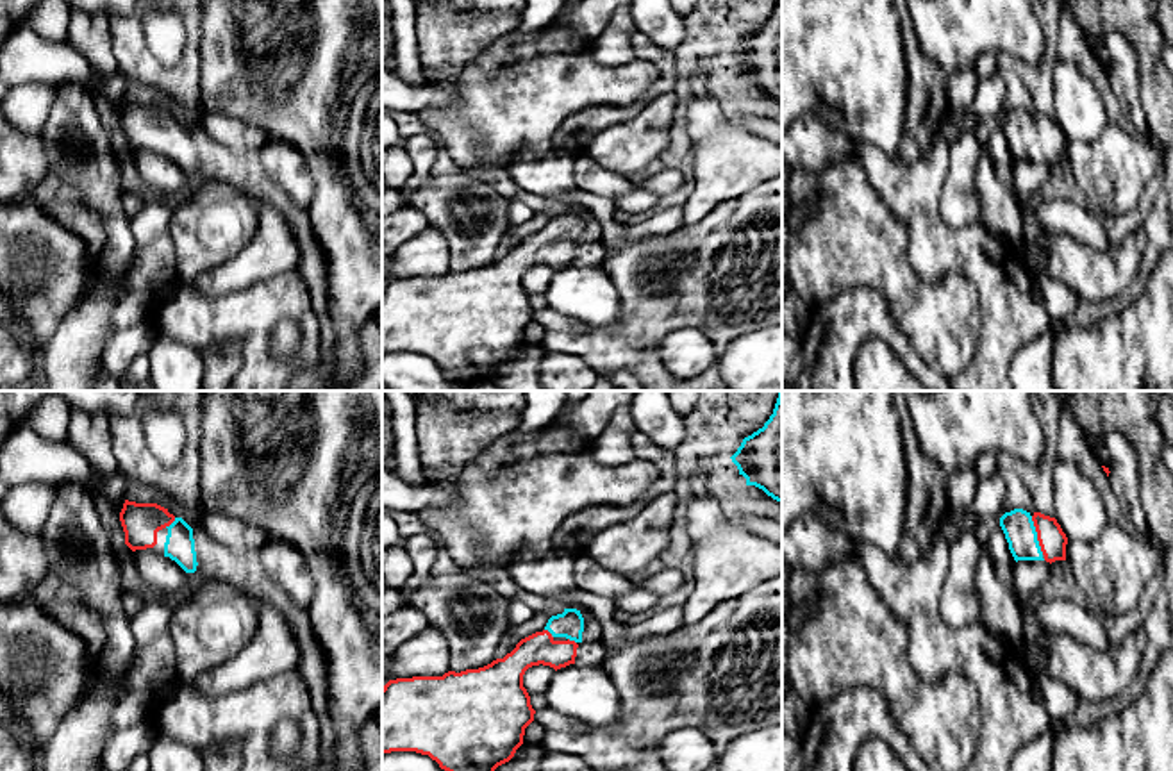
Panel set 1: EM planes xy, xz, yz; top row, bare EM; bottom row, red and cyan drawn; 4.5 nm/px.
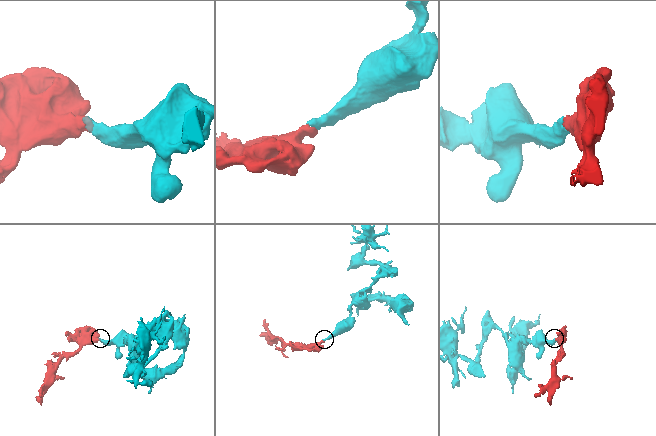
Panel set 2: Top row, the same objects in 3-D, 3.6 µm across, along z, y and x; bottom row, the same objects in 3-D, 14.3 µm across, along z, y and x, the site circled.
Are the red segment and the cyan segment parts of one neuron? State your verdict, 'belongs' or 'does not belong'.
belongs

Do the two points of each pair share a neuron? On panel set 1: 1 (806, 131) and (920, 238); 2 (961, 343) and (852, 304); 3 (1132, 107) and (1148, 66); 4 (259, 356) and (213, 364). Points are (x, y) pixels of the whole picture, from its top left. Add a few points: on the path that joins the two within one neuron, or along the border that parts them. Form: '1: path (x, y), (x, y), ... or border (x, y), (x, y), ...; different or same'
1: border (854, 141), (850, 156); different
2: border (866, 286), (882, 295), (895, 323), (916, 354); different
3: border (1139, 90), (1148, 131); different
4: border (200, 348), (234, 341), (243, 364); different

